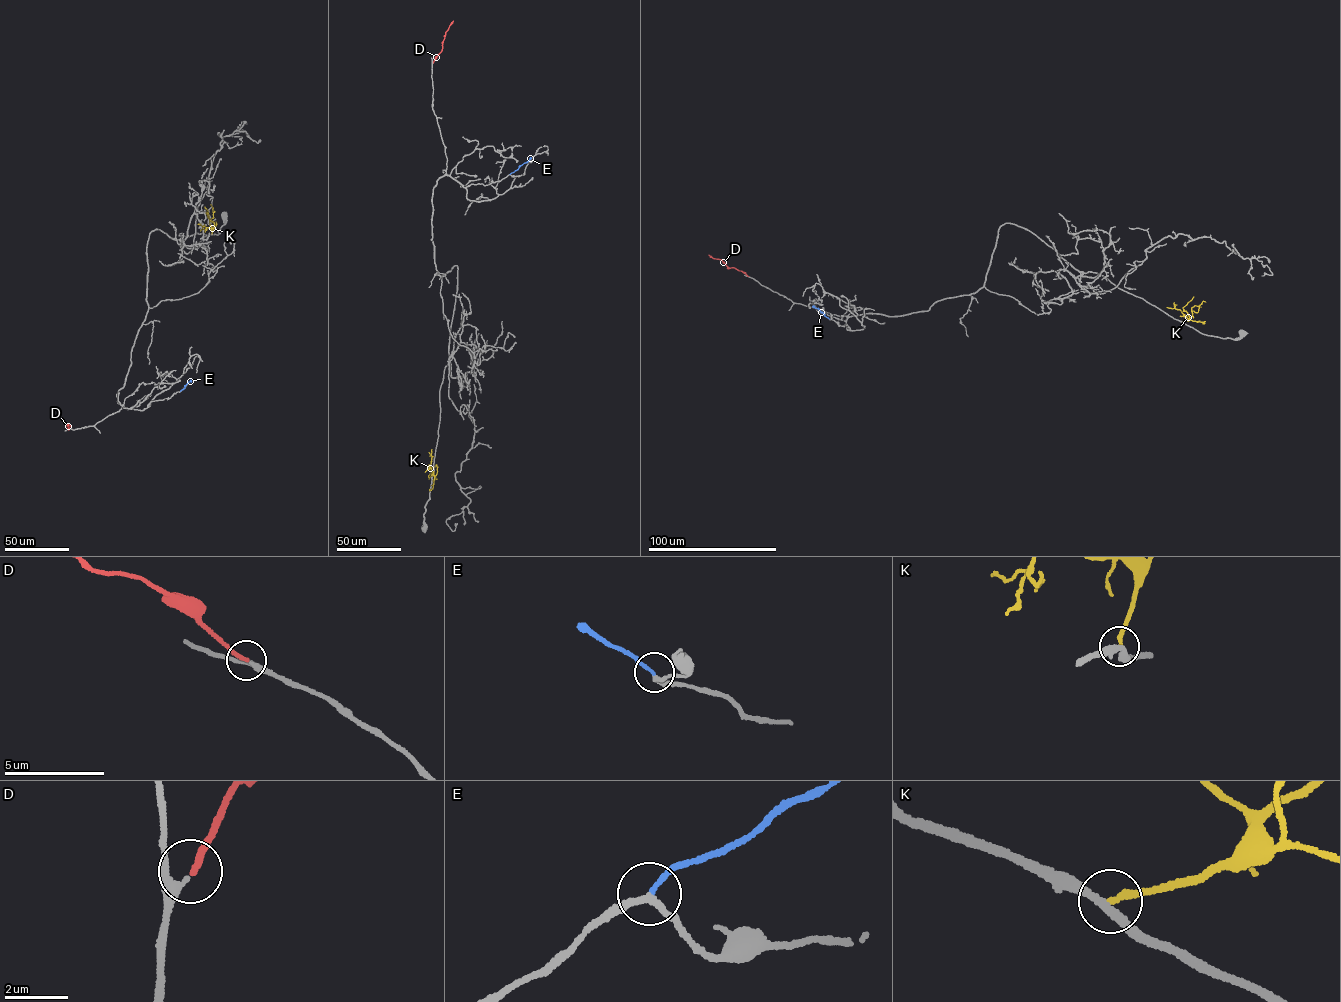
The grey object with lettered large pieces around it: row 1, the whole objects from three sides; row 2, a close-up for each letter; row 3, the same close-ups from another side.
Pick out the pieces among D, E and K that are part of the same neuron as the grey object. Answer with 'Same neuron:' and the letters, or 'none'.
Same neuron: D, E

